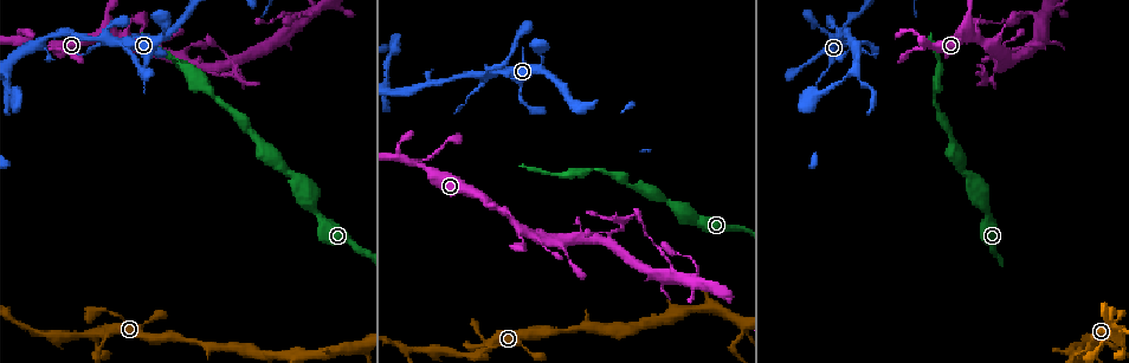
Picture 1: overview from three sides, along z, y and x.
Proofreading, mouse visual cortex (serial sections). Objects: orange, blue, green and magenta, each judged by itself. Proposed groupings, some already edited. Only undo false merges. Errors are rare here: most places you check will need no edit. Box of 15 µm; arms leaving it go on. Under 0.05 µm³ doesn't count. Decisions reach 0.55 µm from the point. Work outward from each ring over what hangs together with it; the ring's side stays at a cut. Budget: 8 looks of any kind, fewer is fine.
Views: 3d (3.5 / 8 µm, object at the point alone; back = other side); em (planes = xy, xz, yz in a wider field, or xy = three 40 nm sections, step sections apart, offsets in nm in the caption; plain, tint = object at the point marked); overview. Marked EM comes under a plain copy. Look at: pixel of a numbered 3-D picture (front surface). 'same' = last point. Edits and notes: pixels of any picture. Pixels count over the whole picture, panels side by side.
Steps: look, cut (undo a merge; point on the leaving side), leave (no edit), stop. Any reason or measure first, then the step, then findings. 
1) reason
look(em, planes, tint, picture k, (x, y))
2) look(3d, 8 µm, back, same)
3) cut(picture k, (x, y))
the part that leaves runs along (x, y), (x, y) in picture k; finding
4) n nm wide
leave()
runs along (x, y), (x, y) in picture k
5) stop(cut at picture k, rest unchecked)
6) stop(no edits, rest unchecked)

abrupt turn
look(3d, 3.5 µm, picture 1, (990, 79))

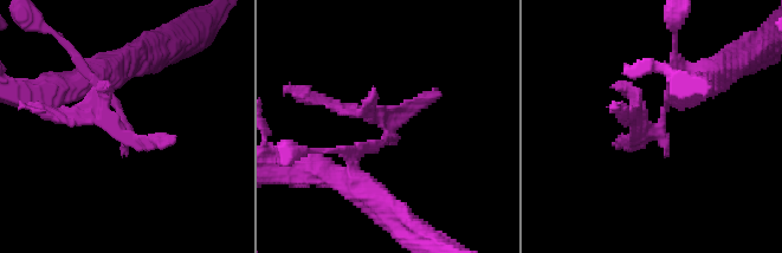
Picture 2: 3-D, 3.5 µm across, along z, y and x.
need the tissue
look(em, xy, step 3, tint, picture 2, (655, 130))

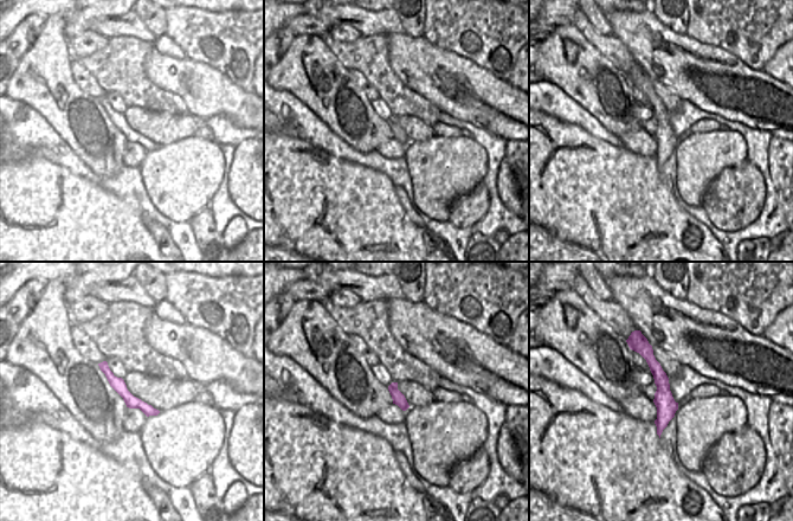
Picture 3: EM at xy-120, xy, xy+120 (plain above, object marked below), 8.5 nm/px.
leave()
all the same cell

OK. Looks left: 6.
three-way junction
look(3d, 3.5 µm, picture 1, (486, 74))

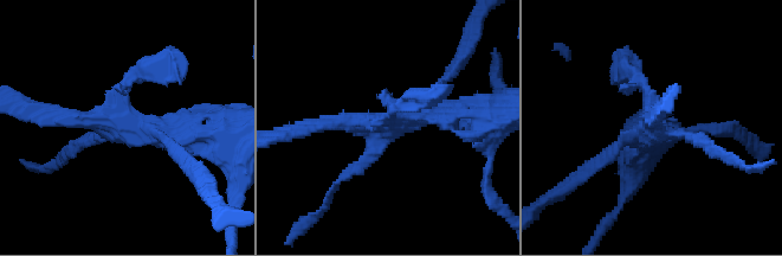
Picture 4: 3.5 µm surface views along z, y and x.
shape alone is not enough
look(em, xy, step 3, tint, picture 4, (381, 120))

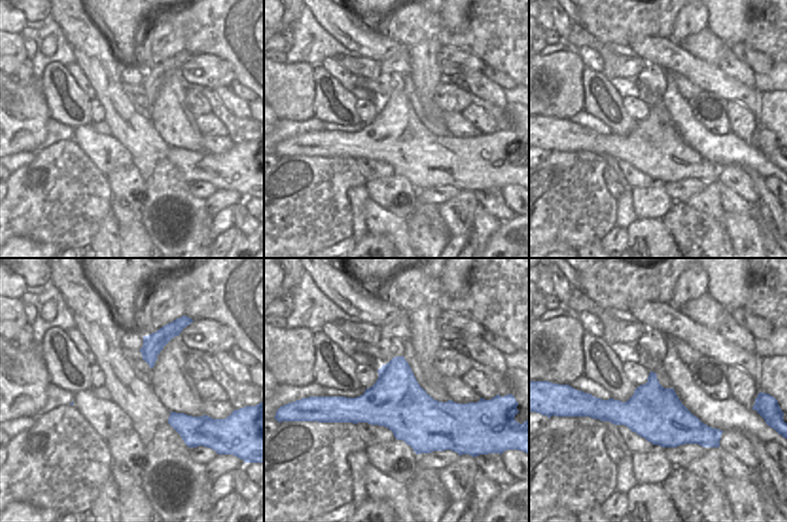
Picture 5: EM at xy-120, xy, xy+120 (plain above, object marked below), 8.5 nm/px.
leave()
runs along (192, 135), (36, 110) in picture 4; all the same cell

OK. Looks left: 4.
thick turns thin
look(3d, 3.5 µm, picture 1, (484, 341))

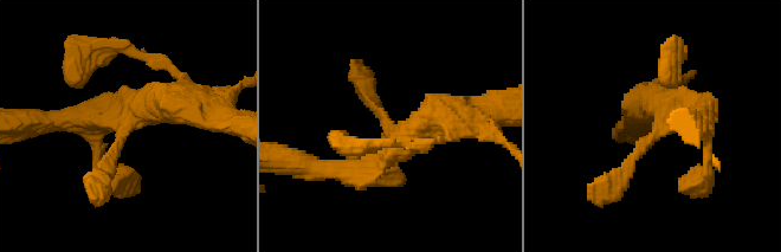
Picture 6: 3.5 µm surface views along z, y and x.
look(em, xy, step 3, tint, picture 6, (387, 128))

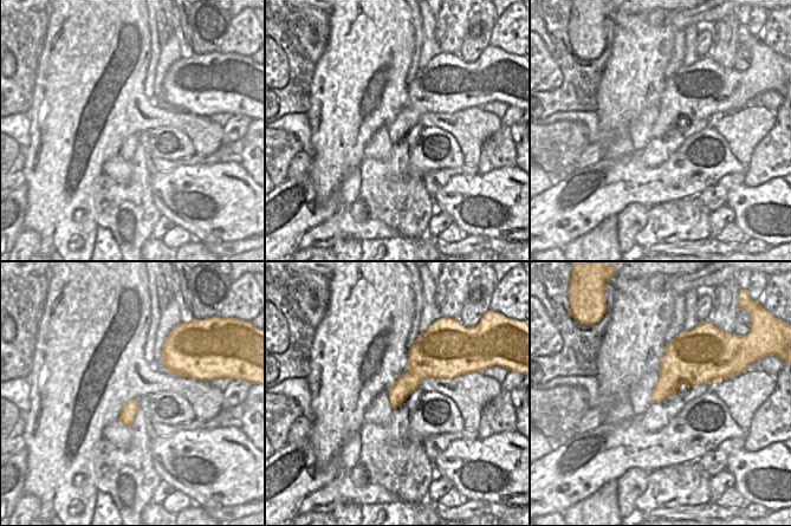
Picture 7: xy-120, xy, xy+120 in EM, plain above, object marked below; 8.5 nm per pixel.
another direction
look(em, xy, step 5, tint, same)

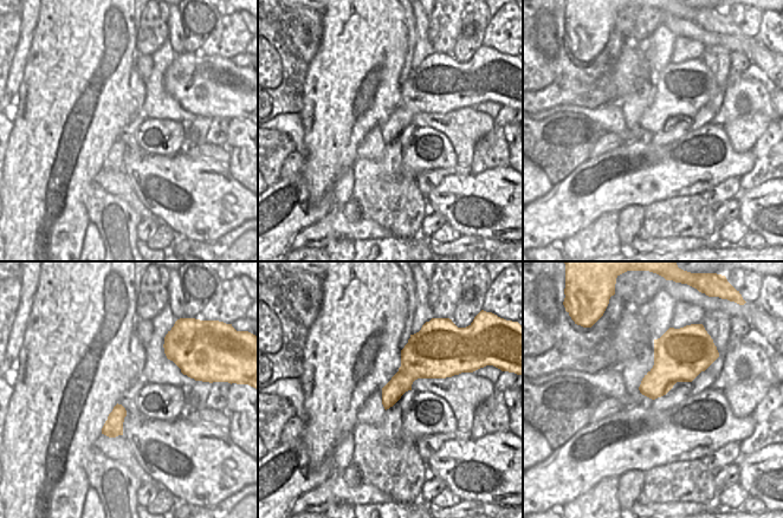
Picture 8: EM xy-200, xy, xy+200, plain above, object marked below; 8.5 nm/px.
leave()
runs along (176, 102), (136, 109), (96, 186) in picture 6; continuous, no second cell

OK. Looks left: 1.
stop(no edits, rest unchecked)

